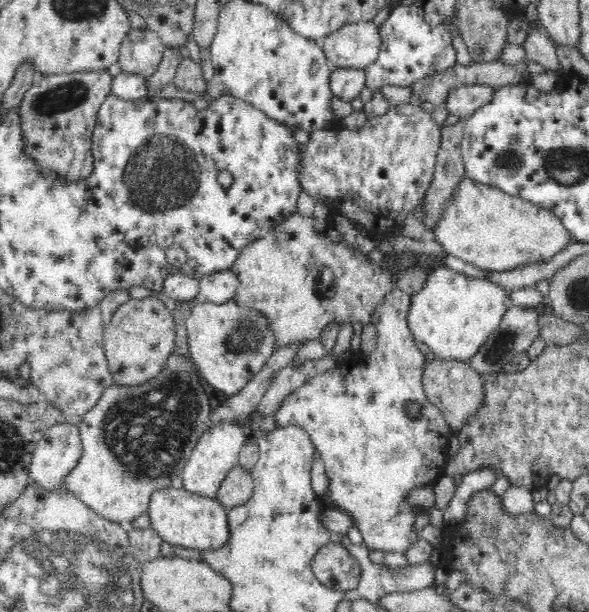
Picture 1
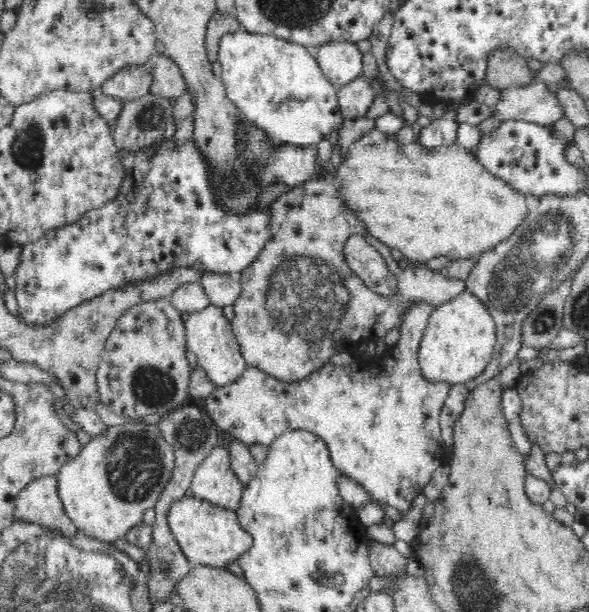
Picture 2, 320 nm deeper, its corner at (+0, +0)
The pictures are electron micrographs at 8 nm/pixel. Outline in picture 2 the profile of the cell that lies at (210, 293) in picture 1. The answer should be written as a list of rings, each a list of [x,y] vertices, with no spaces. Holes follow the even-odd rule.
[[[206,271],[200,284],[216,307],[234,305],[241,294],[239,277],[233,274]]]

